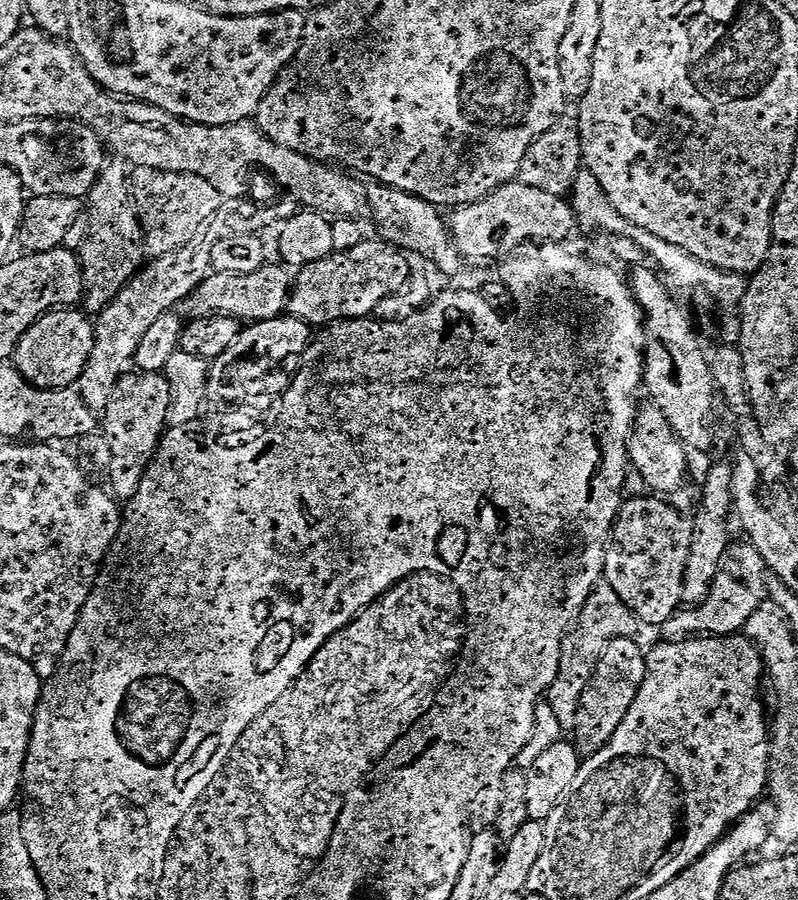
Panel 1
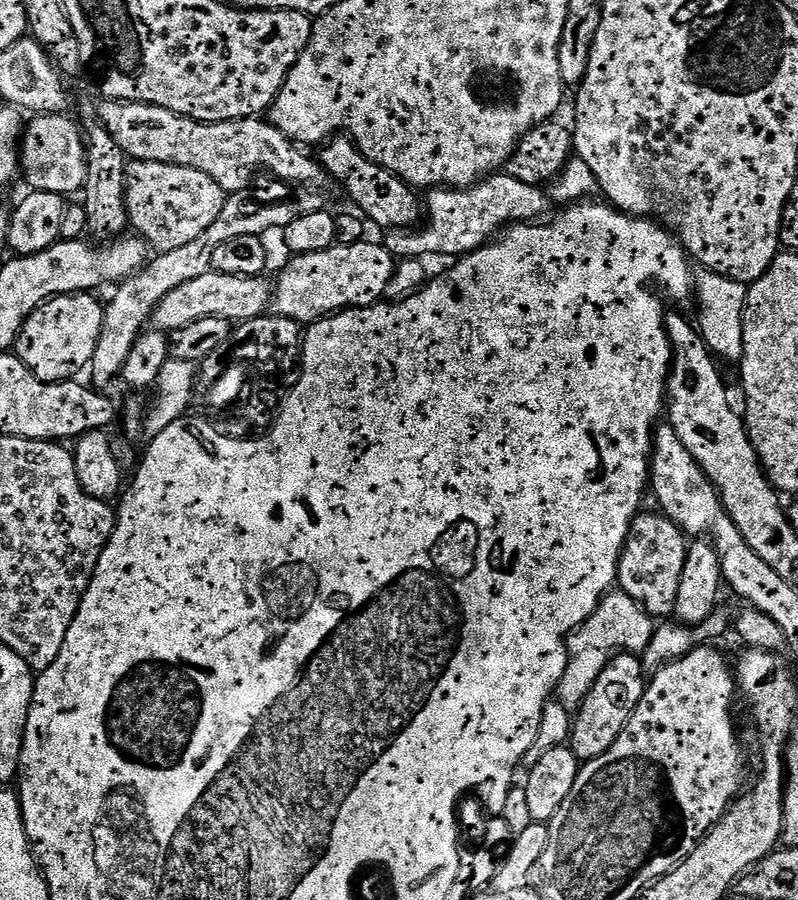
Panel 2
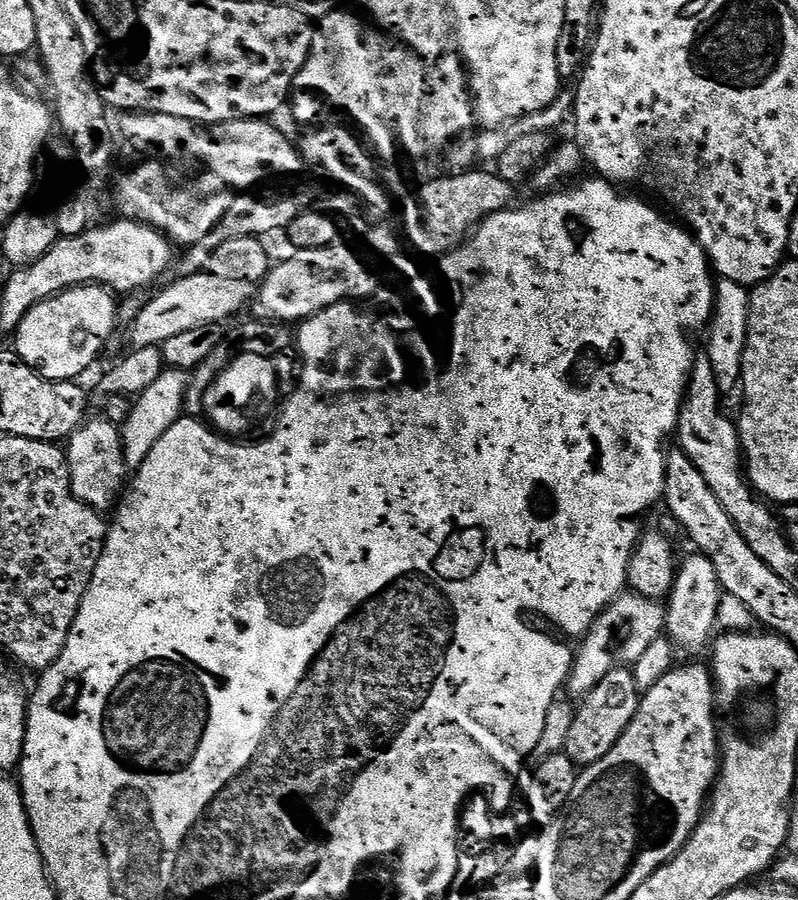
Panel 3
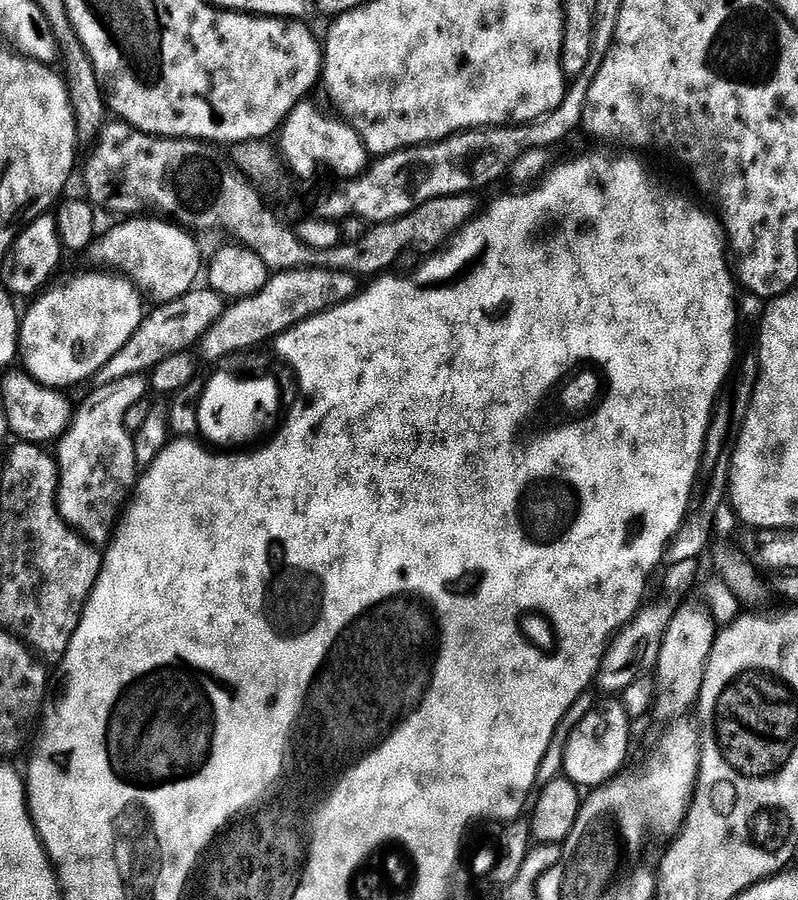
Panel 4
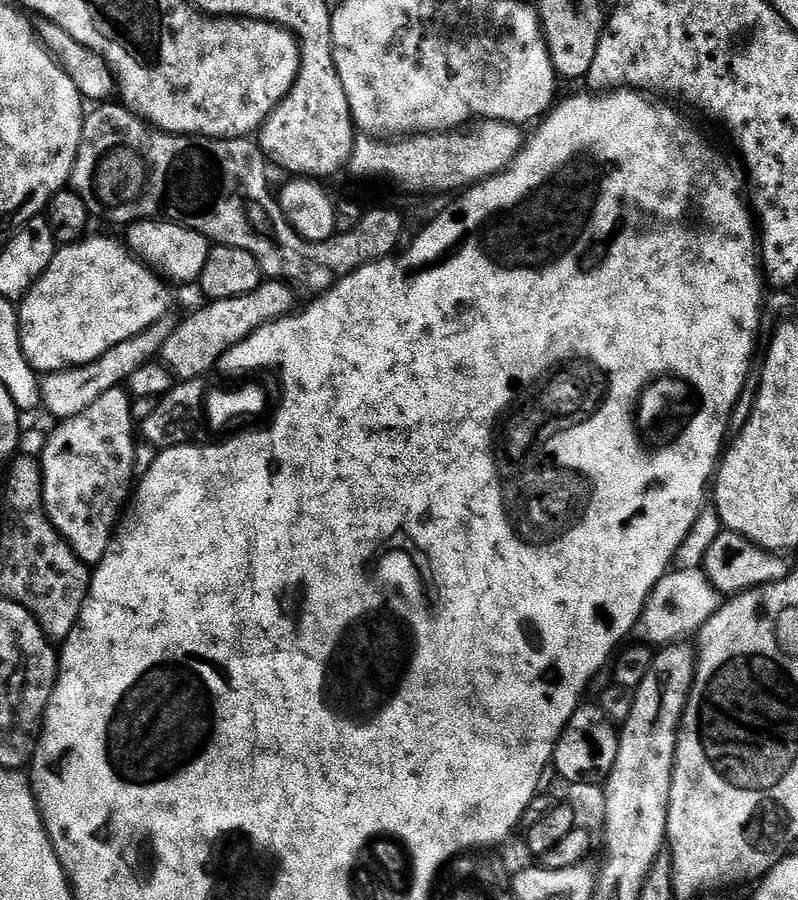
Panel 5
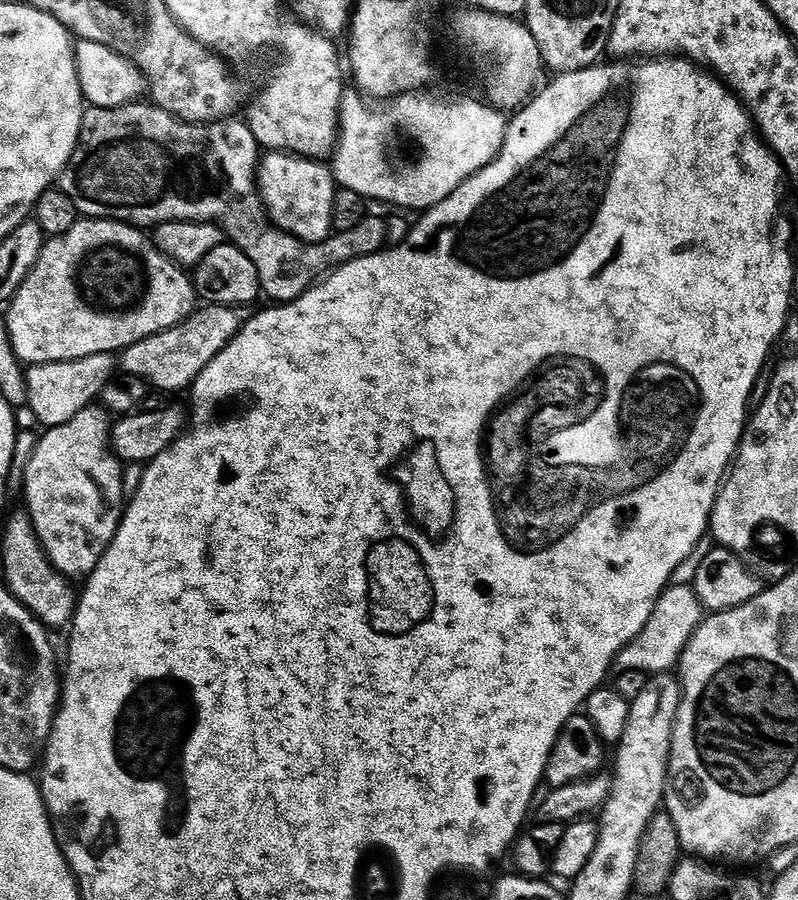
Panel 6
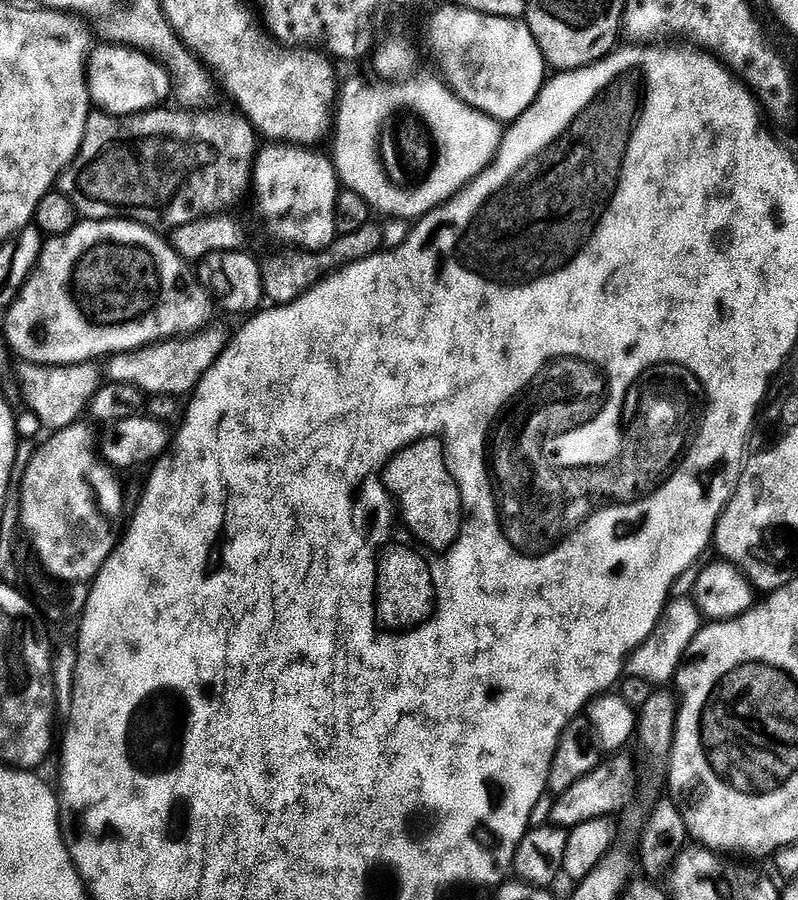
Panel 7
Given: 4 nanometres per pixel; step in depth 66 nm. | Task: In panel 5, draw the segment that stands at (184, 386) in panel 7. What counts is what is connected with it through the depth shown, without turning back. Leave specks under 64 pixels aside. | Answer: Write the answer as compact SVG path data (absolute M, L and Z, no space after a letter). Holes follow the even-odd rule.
M265 279L254 290L250 290L250 294L205 303L205 308L190 313L181 324L177 323L173 327L172 333L160 347L160 364L177 381L207 377L208 368L215 369L230 346L250 338L250 334L262 326L273 324L297 307L296 296L291 291L295 292L285 281Z

